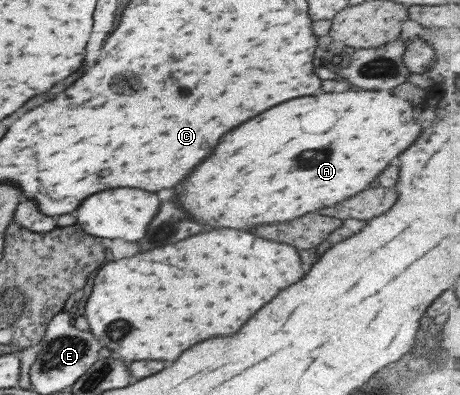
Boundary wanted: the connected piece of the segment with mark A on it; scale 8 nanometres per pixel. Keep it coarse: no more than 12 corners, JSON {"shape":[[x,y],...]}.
{"shape":[[386,90],[296,97],[176,189],[246,231],[334,205],[418,137]]}

